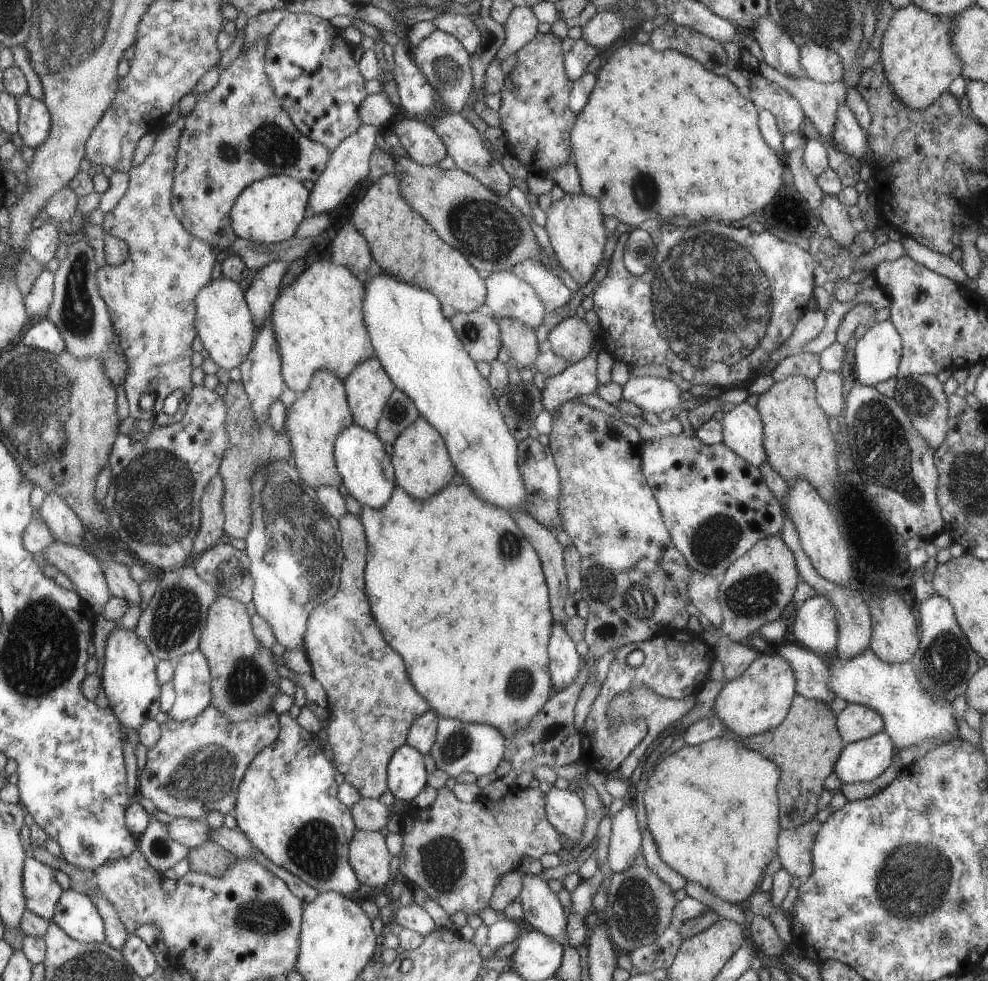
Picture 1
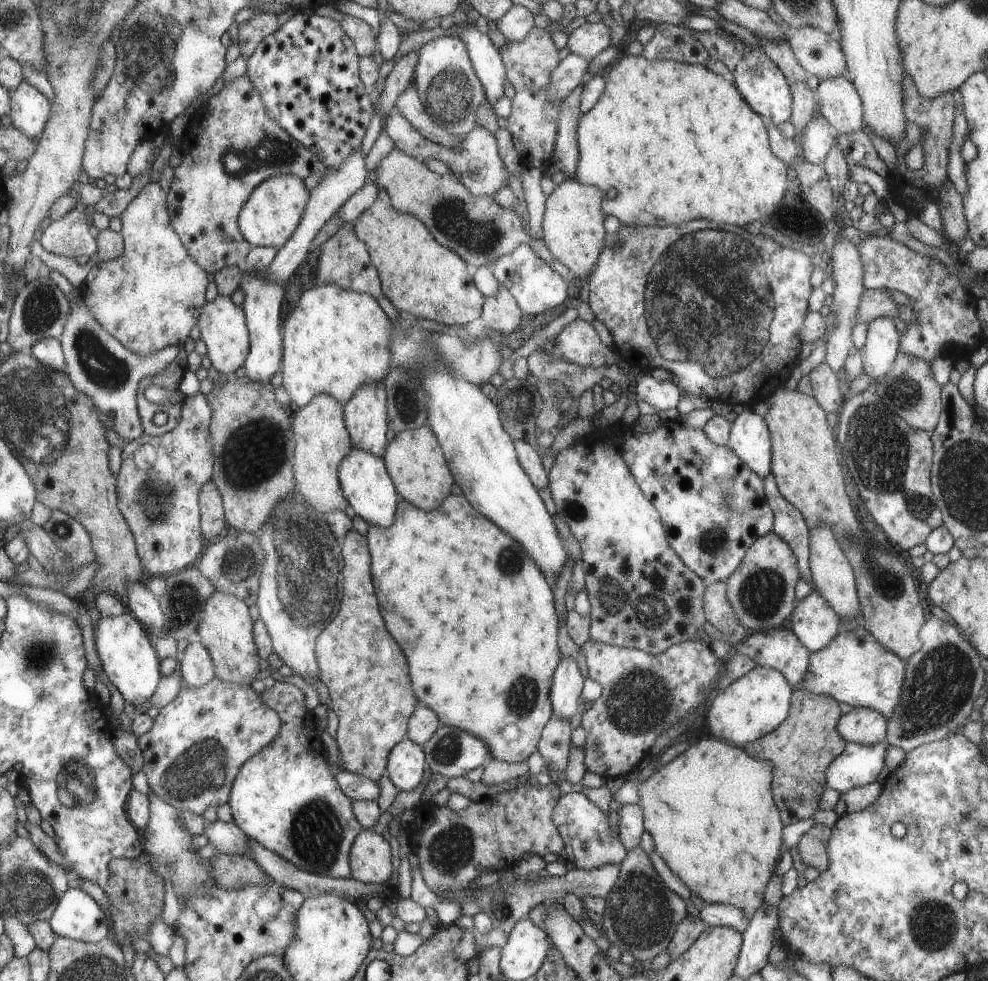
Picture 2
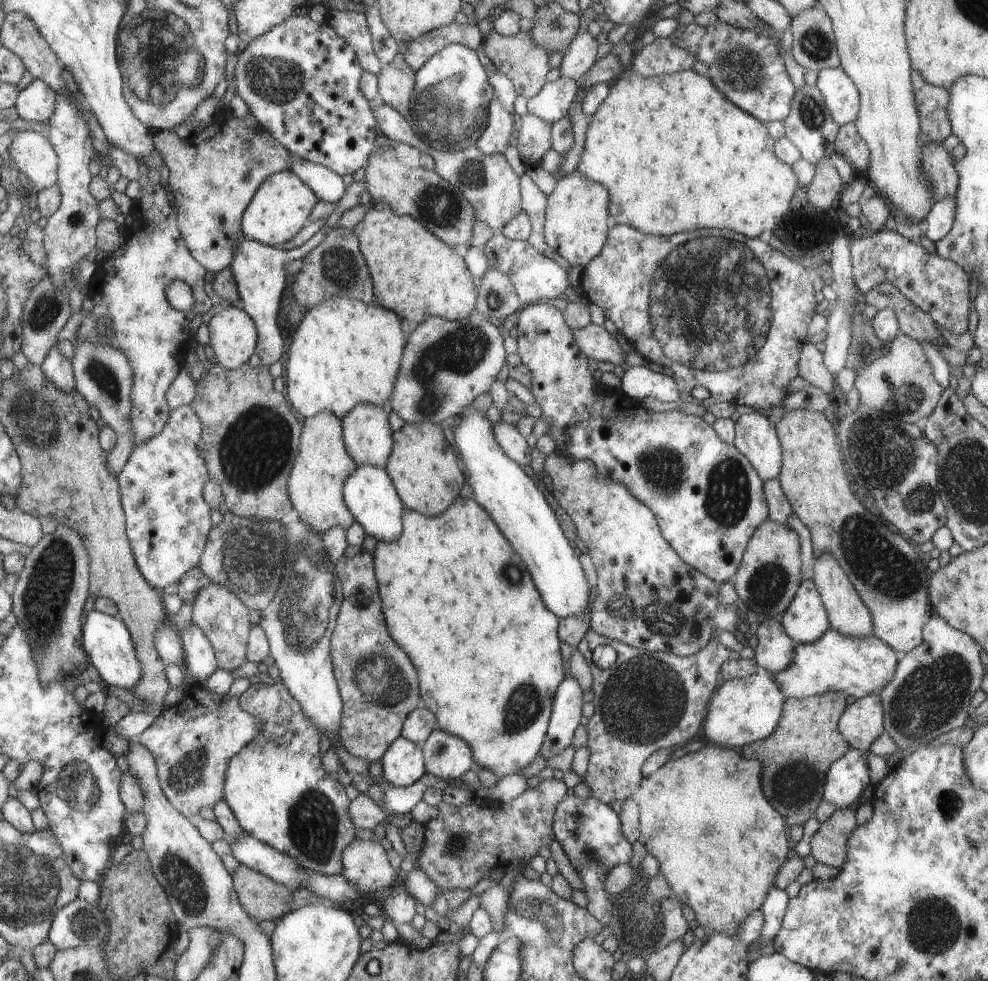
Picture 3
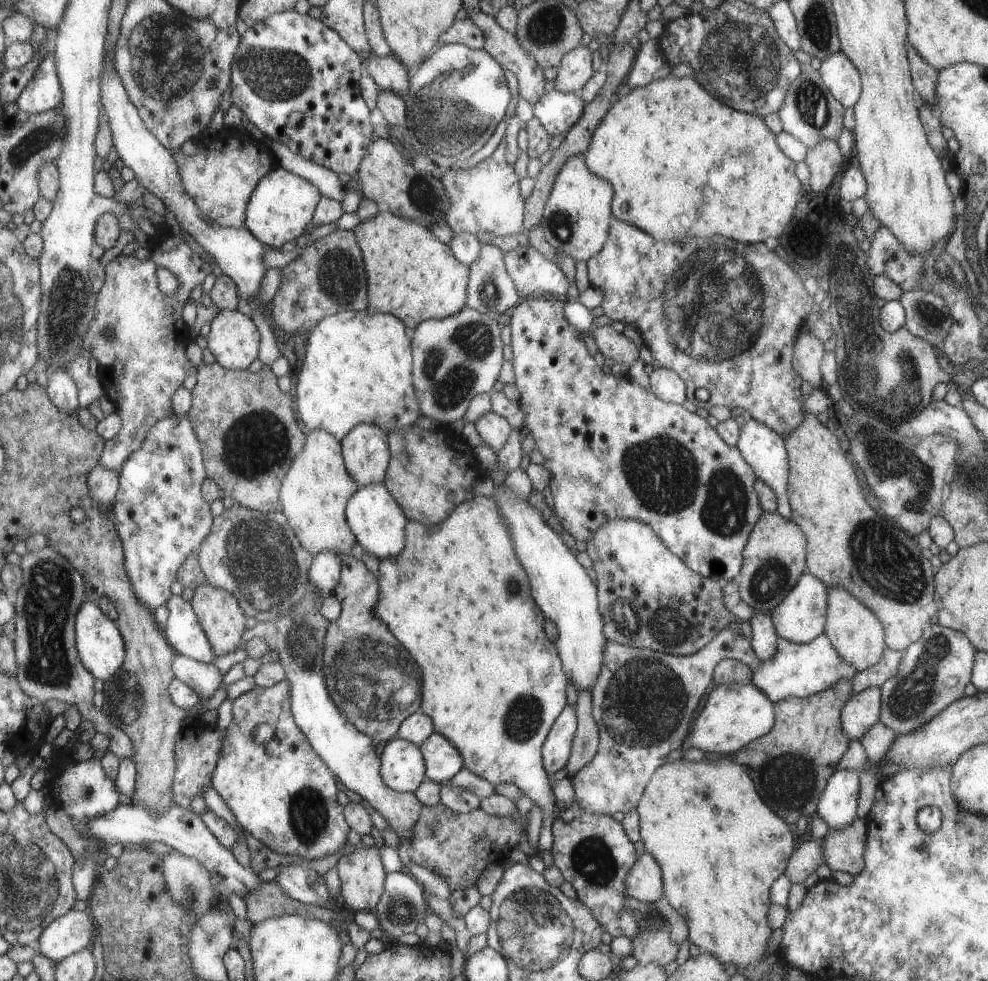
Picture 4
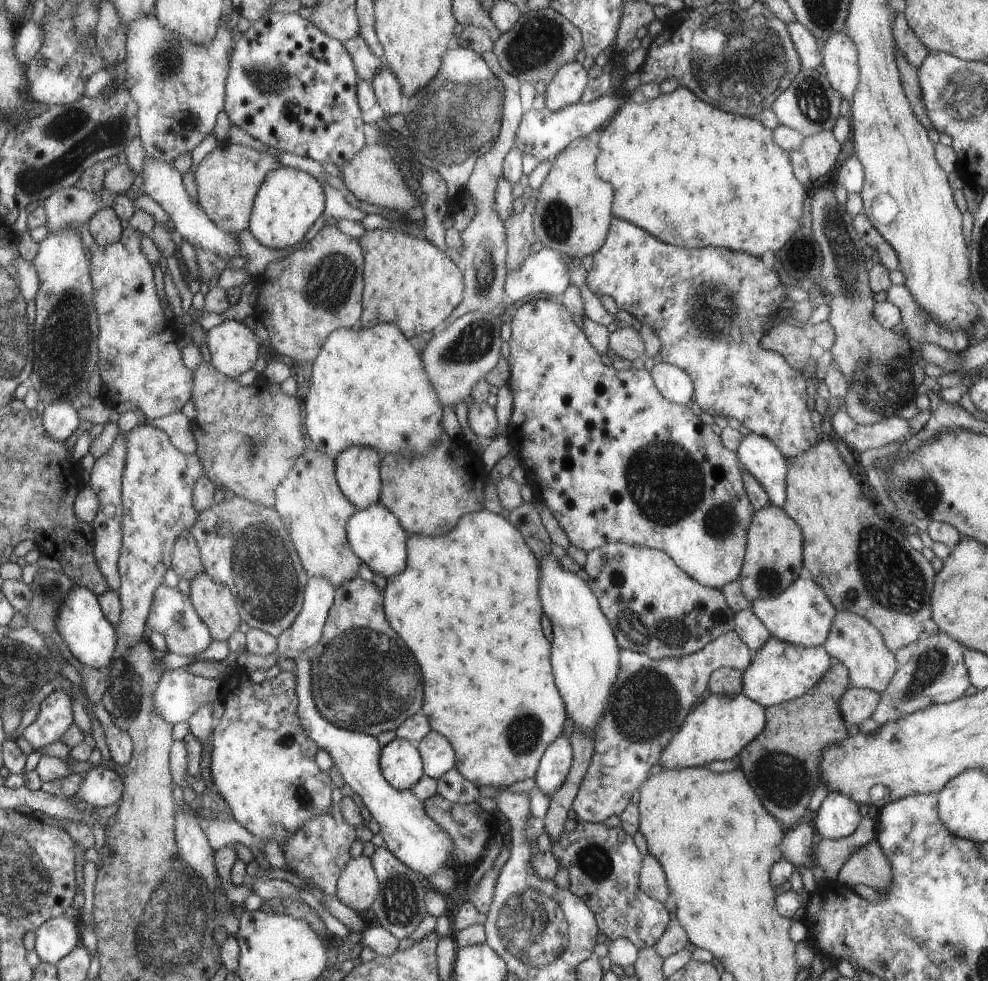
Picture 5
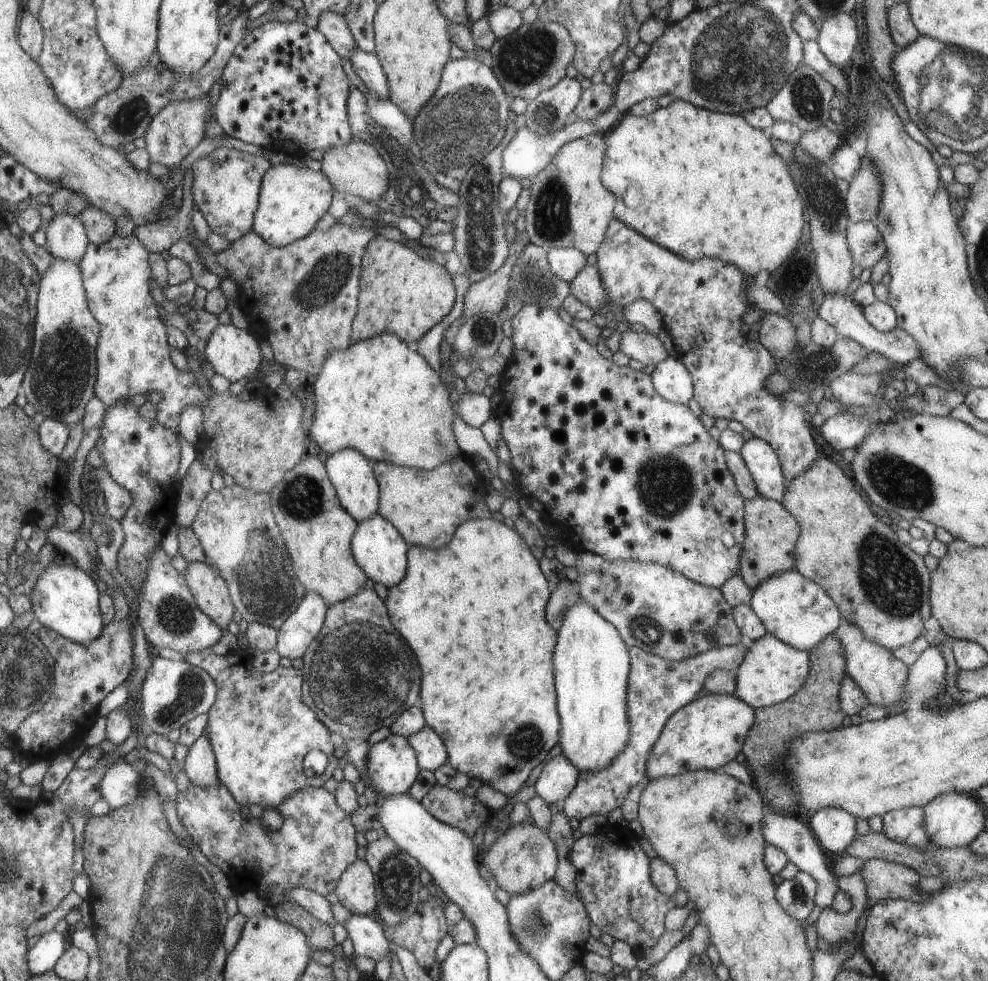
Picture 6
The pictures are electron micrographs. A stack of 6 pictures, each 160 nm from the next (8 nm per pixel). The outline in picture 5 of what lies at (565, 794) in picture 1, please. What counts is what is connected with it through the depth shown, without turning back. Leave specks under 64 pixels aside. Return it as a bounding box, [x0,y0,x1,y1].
[550,821,669,948]

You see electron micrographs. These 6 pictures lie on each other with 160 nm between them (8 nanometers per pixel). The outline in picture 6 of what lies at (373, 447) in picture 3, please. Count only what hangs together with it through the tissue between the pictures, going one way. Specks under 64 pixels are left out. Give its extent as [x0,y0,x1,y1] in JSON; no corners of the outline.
[326,449,380,523]

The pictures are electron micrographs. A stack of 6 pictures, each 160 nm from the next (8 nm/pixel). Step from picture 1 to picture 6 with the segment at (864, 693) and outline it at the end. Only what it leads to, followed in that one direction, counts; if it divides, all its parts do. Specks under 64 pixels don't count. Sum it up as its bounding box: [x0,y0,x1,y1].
[732,632,810,709]

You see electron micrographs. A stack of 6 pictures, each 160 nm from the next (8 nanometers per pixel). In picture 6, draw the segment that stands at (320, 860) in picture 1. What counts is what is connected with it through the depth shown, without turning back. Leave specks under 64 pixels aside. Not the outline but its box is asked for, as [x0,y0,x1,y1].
[183,631,339,810]

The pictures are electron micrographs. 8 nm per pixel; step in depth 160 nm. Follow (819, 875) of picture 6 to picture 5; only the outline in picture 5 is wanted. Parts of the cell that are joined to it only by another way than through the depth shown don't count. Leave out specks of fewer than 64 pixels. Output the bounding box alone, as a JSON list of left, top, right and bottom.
[779,824,813,869]

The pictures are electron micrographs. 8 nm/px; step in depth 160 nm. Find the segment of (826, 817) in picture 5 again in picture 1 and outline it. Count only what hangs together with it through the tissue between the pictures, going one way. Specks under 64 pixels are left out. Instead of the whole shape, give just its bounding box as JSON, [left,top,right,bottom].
[834,732,894,784]

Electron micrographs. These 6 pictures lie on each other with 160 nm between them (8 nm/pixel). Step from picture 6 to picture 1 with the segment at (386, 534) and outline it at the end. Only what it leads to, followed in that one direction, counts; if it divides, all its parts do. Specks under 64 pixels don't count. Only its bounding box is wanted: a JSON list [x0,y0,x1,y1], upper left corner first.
[335,424,394,508]

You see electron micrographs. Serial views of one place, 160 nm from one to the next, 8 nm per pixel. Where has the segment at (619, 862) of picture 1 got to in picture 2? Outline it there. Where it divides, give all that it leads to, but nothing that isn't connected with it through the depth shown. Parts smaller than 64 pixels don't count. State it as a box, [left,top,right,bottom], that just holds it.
[617,803,643,852]

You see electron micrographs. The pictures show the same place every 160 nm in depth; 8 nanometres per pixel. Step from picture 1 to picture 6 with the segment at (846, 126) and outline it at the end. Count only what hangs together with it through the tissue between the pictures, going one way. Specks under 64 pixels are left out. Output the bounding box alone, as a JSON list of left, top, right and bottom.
[816,14,857,68]

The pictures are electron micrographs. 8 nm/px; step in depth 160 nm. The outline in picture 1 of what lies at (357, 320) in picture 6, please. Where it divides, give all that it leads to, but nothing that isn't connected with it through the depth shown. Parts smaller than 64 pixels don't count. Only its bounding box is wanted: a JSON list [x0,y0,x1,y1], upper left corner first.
[353,173,486,318]

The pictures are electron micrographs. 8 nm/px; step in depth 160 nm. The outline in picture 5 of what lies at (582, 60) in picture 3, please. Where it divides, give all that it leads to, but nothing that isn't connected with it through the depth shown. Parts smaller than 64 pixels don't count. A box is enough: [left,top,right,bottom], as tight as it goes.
[543,61,589,112]

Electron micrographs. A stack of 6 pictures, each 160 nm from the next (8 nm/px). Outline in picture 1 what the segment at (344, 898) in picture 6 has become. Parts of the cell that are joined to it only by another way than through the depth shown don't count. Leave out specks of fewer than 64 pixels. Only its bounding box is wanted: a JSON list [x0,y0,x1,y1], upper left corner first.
[350,829,389,891]

